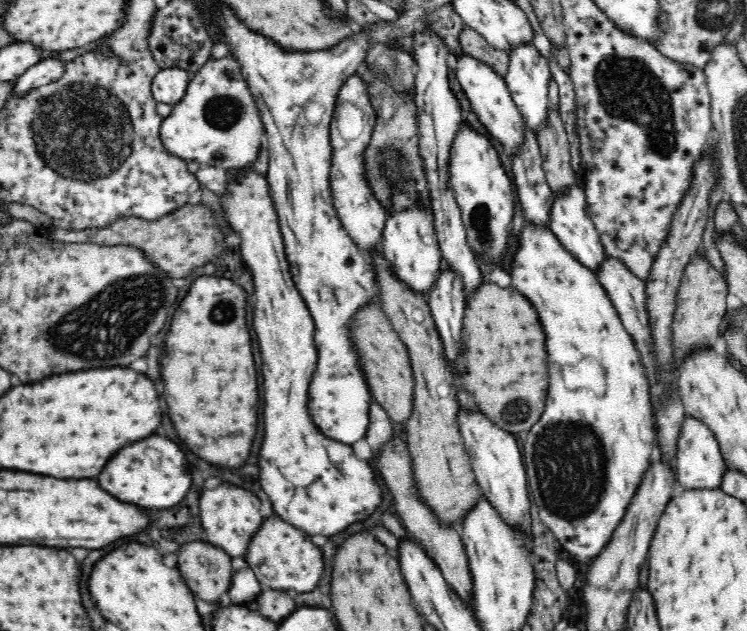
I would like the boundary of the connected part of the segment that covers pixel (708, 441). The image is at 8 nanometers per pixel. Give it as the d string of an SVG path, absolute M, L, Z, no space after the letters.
M686 416L677 445L674 469L676 480L680 482L682 488L684 490L721 490L722 481L727 474L727 466L720 454L717 440L710 429L699 420Z

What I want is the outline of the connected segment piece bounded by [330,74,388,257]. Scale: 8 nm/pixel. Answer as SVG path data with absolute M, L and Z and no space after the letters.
M352 74L340 88L330 124L330 142L332 143L332 162L330 184L333 194L333 206L338 218L355 242L358 250L367 255L381 250L383 231L388 215L379 201L372 197L366 184L362 151L367 147L375 125L375 112L368 98L363 80Z

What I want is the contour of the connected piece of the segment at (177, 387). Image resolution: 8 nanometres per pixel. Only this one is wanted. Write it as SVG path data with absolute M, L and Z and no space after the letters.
M198 277L176 310L166 338L164 400L178 436L192 442L192 452L226 470L246 464L258 424L258 370L250 344L246 291L230 279Z

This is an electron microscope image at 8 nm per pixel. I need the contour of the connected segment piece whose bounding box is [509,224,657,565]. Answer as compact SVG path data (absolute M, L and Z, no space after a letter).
M526 224L512 259L511 282L532 300L546 328L550 372L546 410L524 437L523 463L529 494L538 506L540 520L572 560L591 565L606 548L650 468L650 456L657 444L651 388L634 340L624 329L598 276L568 254L550 228L538 231Z

